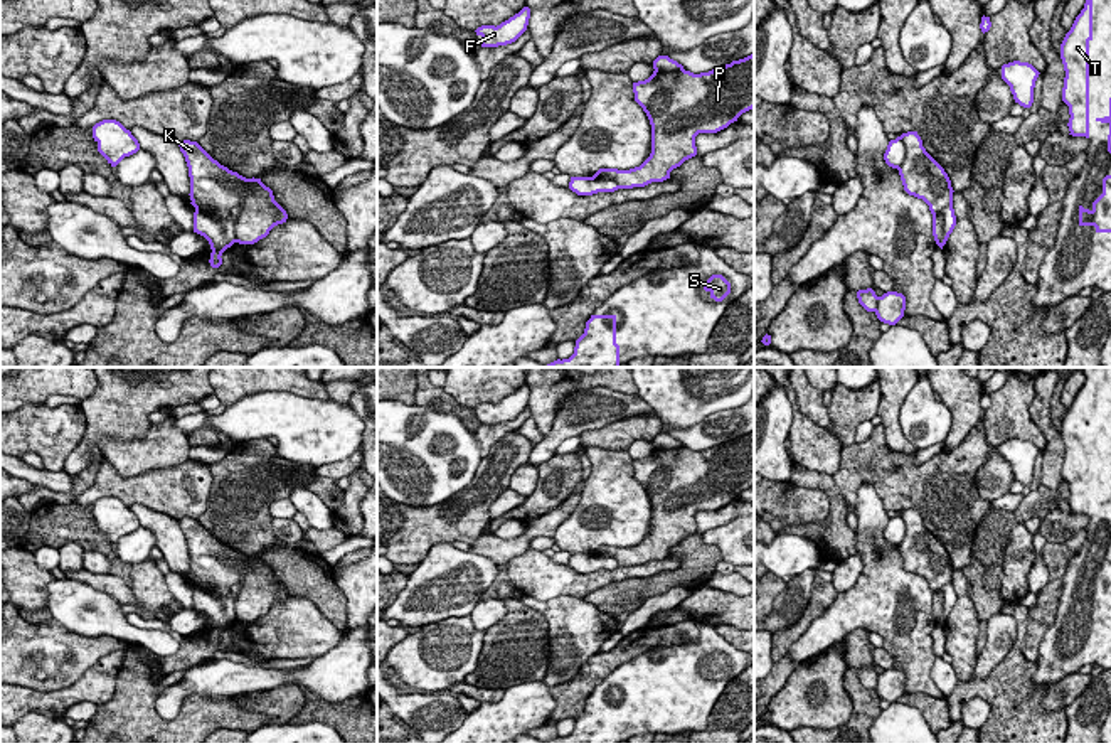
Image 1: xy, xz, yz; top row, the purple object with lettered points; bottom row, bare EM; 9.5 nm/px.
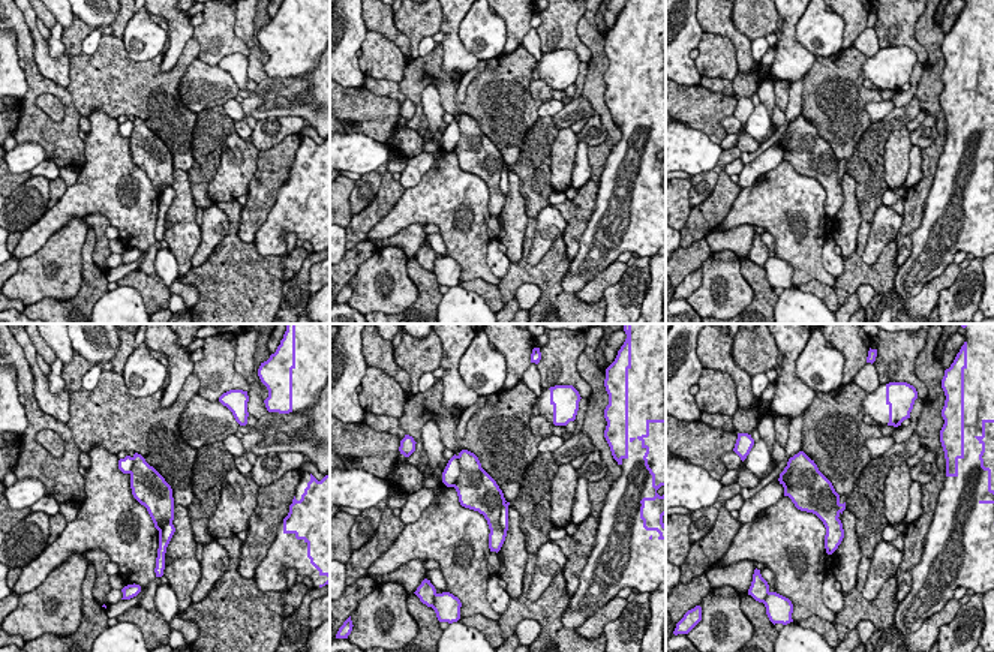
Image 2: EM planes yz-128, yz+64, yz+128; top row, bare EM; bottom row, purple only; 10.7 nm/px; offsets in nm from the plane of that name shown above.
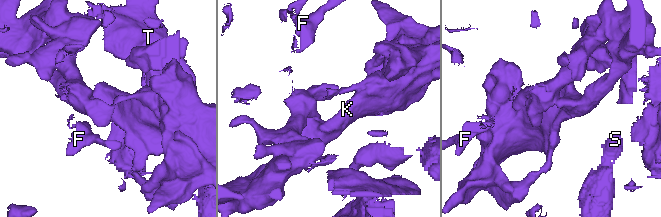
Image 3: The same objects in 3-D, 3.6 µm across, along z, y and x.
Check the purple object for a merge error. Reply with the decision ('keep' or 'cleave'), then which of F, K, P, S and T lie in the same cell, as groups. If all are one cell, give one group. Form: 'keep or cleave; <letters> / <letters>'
cleave; F S T / K P

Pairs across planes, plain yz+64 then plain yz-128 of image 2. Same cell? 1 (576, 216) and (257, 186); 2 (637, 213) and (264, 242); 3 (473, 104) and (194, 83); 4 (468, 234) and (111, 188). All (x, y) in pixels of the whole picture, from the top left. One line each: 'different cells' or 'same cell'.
1: same cell
2: same cell
3: different cells
4: same cell

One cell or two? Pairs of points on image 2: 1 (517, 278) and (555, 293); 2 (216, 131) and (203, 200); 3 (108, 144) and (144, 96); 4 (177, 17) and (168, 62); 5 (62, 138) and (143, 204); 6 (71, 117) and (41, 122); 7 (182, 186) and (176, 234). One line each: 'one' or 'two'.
1: one
2: one
3: two
4: one
5: two
6: one
7: one

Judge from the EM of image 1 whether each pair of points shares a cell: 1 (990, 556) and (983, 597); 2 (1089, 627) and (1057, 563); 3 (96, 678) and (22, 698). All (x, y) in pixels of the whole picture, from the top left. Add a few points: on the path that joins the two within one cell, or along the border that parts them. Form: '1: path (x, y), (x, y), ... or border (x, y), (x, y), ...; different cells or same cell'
1: path (994, 566), (994, 587); same cell
2: border (1084, 541), (1066, 568), (1061, 600), (1054, 614); different cells
3: path (78, 693), (63, 700), (41, 700); same cell

